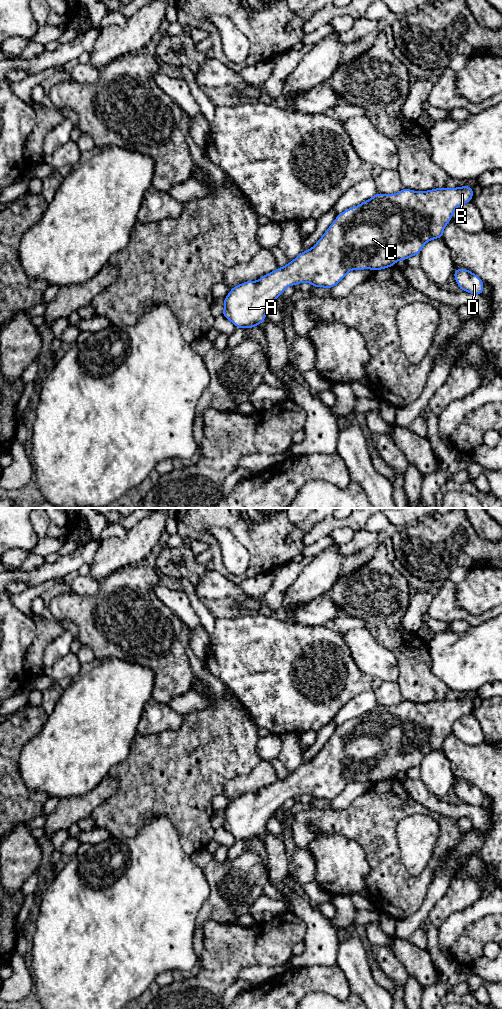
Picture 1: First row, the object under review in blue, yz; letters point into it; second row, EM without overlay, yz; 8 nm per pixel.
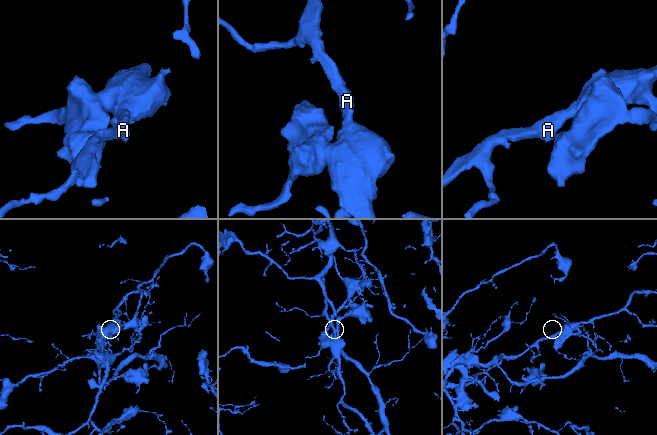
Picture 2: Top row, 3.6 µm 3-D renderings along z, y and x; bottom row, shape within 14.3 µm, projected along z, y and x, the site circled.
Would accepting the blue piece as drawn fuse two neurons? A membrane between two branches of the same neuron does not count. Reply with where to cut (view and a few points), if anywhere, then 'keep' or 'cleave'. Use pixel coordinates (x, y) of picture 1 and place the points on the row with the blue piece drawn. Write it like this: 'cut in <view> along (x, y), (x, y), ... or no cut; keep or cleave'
no cut; keep

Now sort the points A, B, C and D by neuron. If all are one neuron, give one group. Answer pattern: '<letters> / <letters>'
A B C D

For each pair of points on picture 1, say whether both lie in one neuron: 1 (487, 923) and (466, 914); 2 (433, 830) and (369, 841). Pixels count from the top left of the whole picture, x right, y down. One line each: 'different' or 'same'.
1: different
2: different

